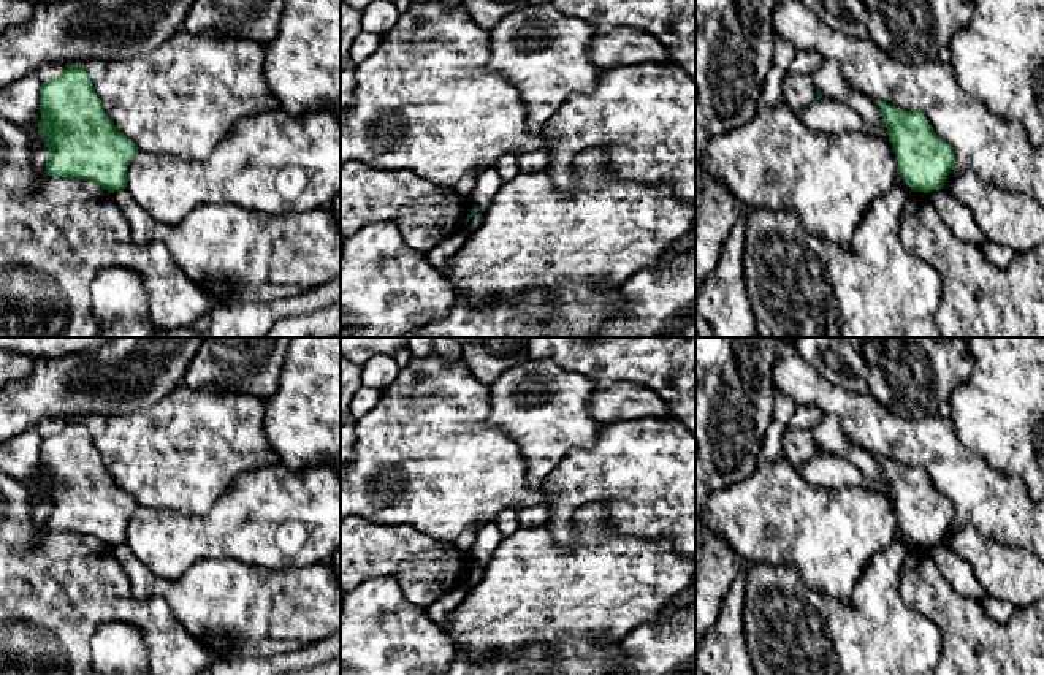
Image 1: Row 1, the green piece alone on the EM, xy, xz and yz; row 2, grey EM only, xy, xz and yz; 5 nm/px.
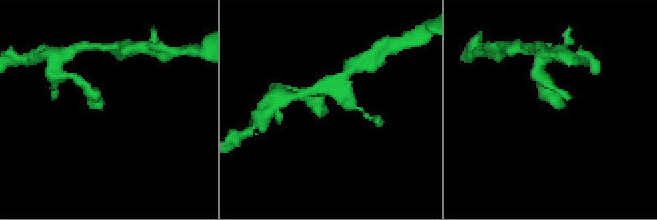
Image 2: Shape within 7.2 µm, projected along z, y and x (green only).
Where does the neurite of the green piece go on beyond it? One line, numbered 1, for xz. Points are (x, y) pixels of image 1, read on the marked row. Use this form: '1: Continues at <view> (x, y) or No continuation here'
1: No continuation here

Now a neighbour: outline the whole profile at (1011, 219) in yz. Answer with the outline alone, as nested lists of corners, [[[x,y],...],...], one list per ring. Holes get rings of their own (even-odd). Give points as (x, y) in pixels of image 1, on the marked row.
[[[955,168],[949,171],[943,189],[971,211],[974,222],[990,242],[1008,246],[1015,254],[1044,244],[1044,208],[1034,198],[985,184],[976,173],[958,173]]]

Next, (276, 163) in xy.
[[[280,108],[246,116],[203,160],[138,152],[128,165],[125,190],[155,220],[170,225],[203,203],[234,204],[271,215],[331,209],[333,200],[341,195],[341,117],[328,109],[290,116]]]

